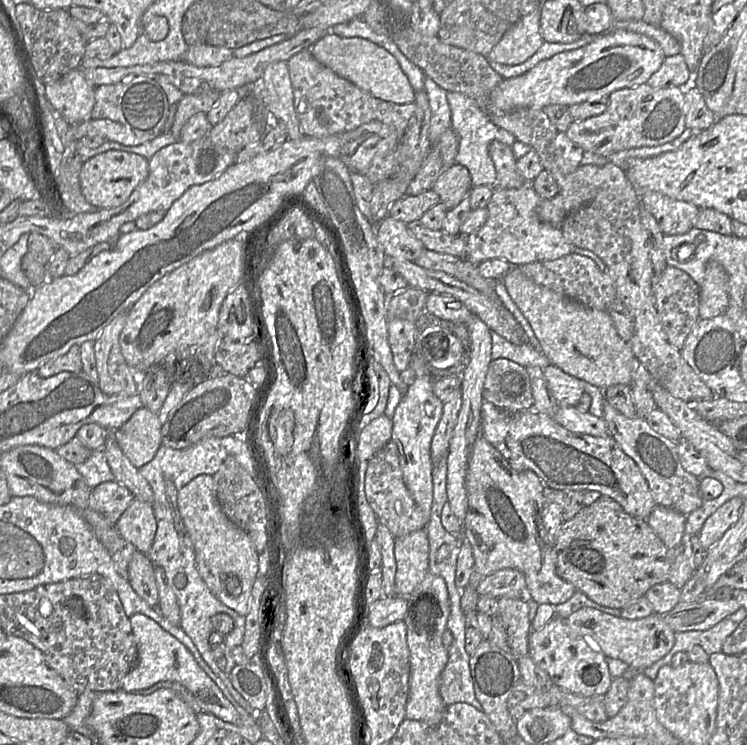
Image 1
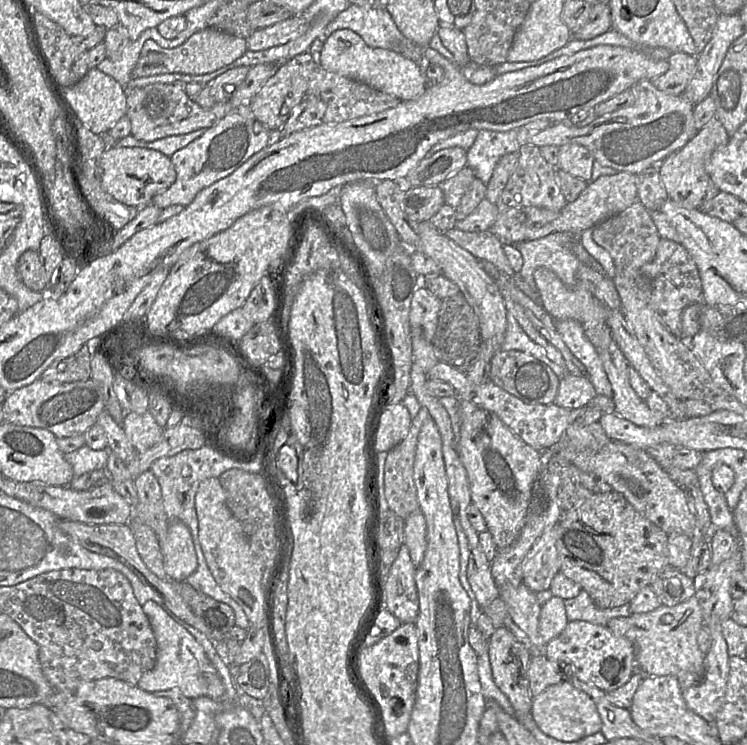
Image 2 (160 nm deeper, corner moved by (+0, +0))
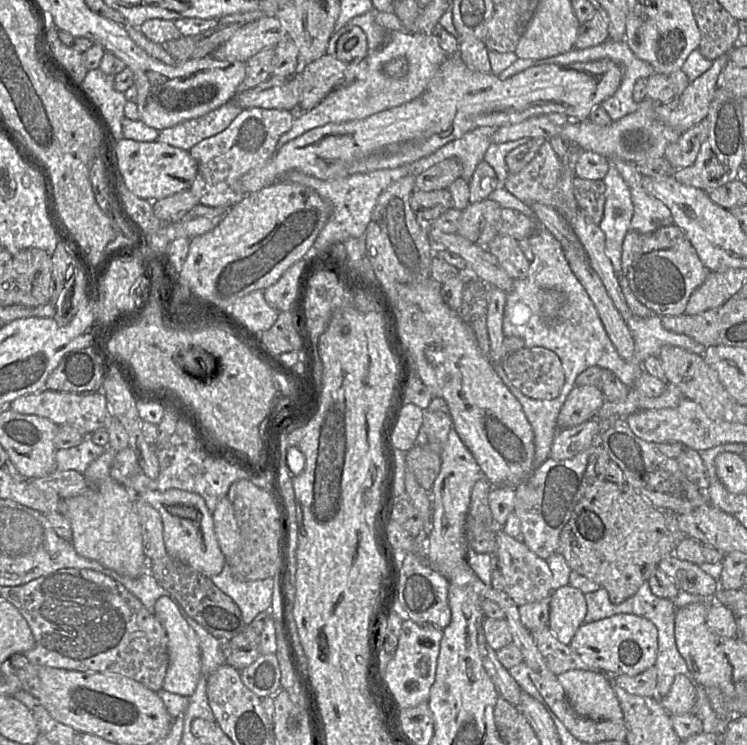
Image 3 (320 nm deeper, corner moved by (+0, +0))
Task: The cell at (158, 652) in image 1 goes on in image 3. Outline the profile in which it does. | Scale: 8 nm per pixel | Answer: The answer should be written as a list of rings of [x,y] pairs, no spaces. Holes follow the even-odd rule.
[[[166,596],[157,599],[154,615],[163,626],[167,636],[168,668],[162,690],[190,697],[201,674],[201,650],[198,637],[180,614],[177,605]]]

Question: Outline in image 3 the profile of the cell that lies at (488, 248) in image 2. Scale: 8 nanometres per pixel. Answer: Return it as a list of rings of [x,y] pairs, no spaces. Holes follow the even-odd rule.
[[[497,233],[485,247],[513,279],[527,275],[531,261],[520,249],[516,238]]]

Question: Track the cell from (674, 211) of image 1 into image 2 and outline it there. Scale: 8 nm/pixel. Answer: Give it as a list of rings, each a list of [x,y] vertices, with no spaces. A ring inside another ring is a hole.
[[[714,117],[686,145],[665,158],[658,166],[658,170],[668,199],[686,209],[701,209],[706,202],[716,196],[719,190],[708,174],[708,164],[711,155],[724,147],[729,139],[727,130]]]

